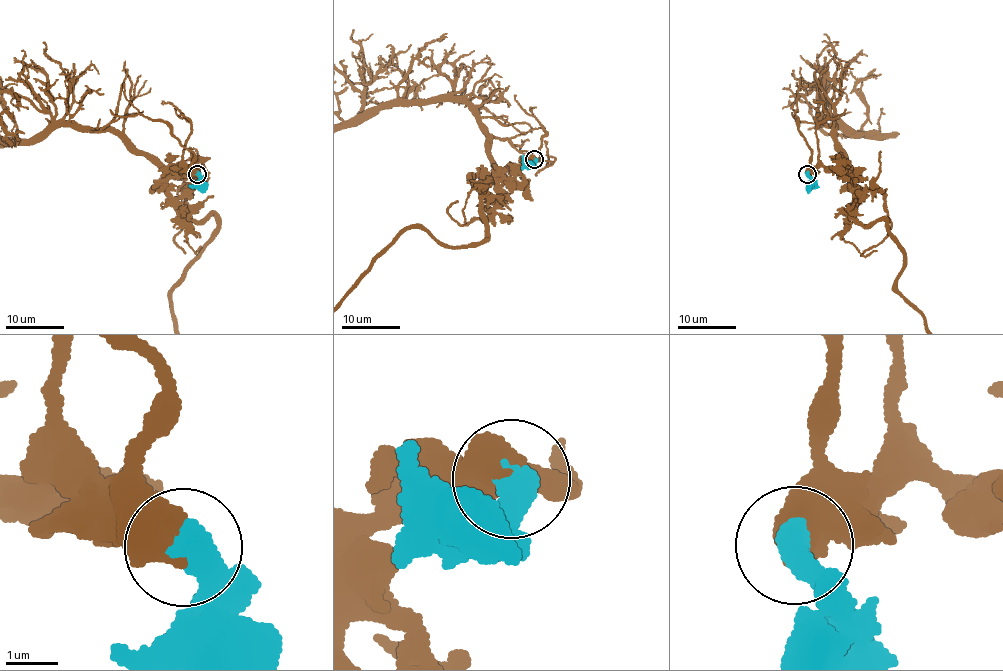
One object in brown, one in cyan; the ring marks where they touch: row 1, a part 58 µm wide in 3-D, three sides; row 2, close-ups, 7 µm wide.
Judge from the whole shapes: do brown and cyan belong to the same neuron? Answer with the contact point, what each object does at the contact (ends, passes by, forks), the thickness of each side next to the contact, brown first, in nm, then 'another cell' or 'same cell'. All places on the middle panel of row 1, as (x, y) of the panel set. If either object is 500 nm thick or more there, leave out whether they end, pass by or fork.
place (534, 159); calibres 750 and 550 nm; same cell

